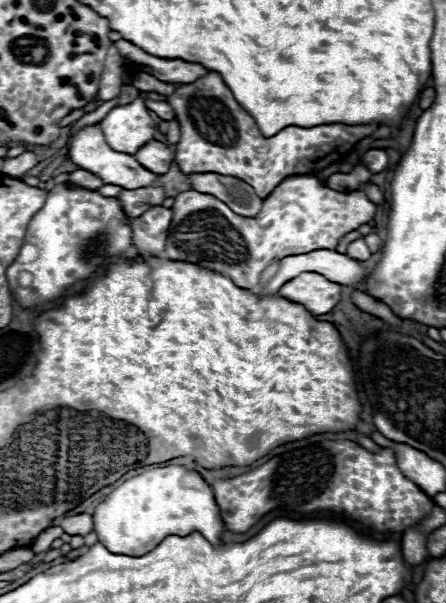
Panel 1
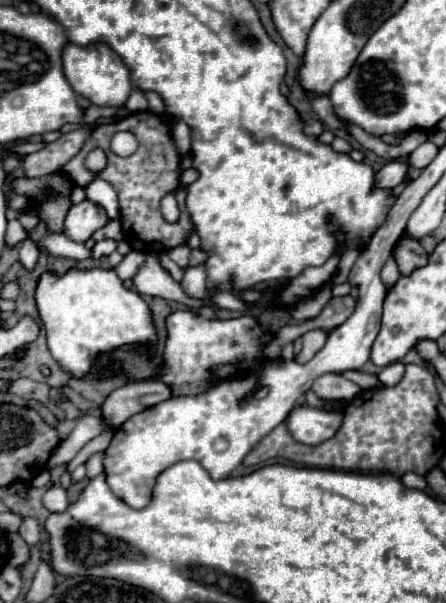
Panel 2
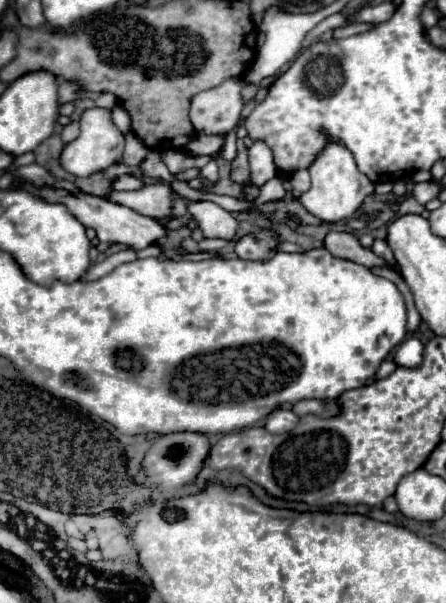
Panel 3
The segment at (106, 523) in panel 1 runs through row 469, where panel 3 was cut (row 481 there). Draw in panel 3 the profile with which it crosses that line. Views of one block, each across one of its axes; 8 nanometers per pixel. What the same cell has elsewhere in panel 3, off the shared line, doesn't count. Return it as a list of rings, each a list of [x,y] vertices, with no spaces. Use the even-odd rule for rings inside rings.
[[[174,432],[174,434],[160,436],[150,446],[150,450],[144,458],[144,468],[146,468],[152,484],[158,484],[162,490],[168,490],[168,488],[174,488],[174,486],[182,486],[188,480],[194,480],[196,474],[202,468],[206,454],[208,454],[206,436],[194,434],[194,432]]]

